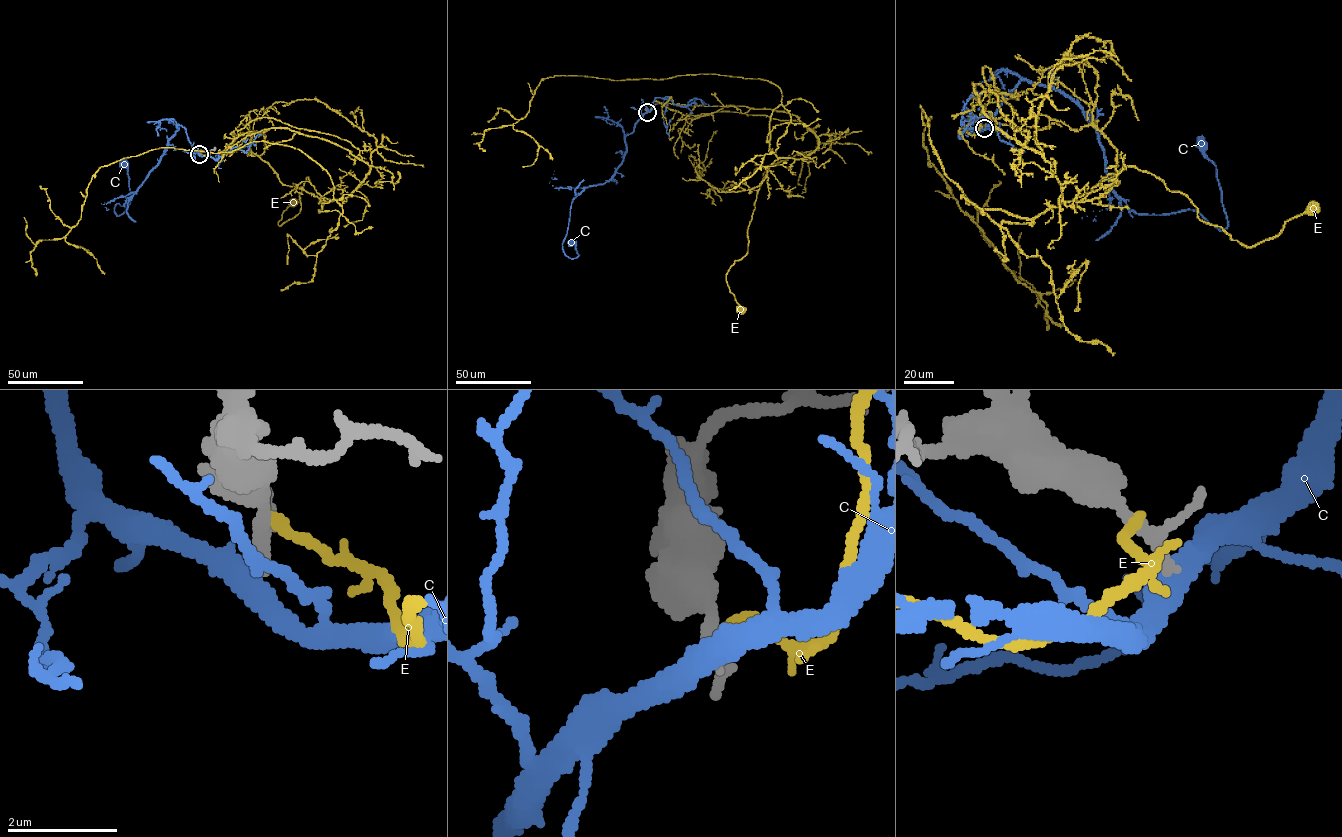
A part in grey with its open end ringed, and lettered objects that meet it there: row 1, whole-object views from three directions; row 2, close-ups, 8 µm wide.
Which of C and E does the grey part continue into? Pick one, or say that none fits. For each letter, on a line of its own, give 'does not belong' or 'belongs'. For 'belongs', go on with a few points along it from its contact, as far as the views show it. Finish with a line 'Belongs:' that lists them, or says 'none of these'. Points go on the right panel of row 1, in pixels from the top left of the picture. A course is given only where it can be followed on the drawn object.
C: does not belong
E: does not belong
Belongs: none of these

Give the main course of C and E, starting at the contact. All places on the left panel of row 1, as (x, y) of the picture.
C: (198, 154), (186, 129), (177, 126), (159, 163), (122, 206), (114, 207), (117, 216), (130, 198), (124, 163)
E: (199, 152), (288, 128), (370, 166), (334, 199), (307, 177), (279, 225), (294, 202)

